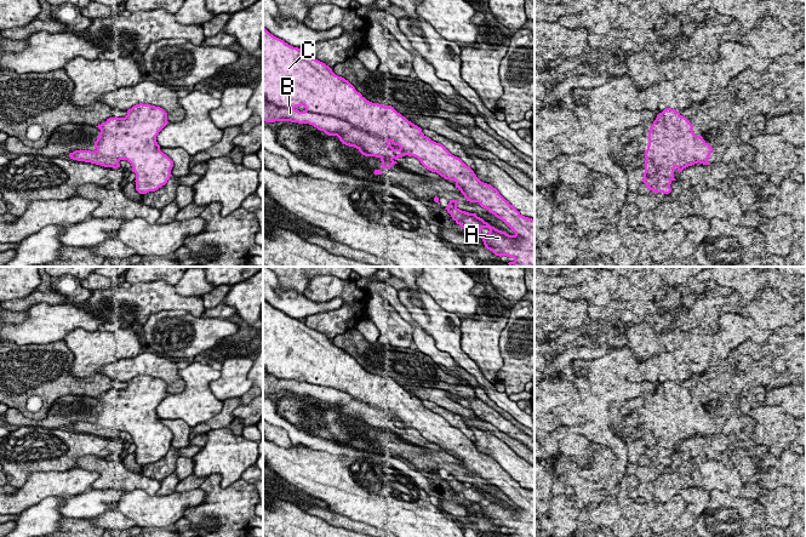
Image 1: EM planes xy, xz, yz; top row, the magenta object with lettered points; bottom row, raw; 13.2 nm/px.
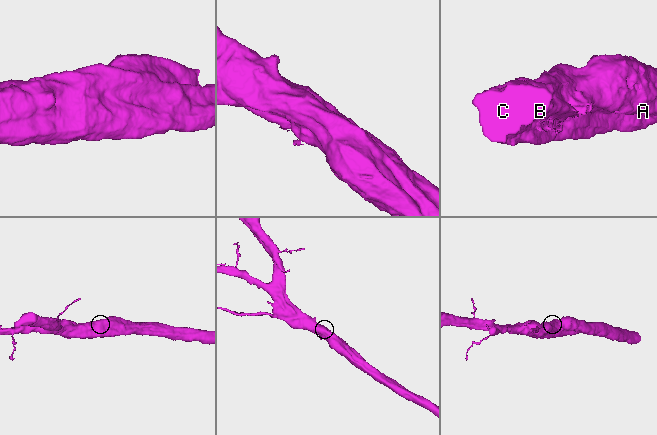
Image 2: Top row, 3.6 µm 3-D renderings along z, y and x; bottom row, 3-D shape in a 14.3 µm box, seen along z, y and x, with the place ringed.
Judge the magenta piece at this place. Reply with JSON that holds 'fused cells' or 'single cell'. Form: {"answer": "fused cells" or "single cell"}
{"answer": "fused cells"}

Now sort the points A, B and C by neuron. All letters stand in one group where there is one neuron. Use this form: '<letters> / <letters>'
A C / B

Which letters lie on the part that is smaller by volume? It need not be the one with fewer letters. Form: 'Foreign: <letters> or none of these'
Foreign: B

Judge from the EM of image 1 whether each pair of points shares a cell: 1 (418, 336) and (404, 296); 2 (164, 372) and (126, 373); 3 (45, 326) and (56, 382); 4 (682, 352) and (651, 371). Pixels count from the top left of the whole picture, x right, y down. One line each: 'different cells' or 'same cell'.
1: different cells
2: same cell
3: different cells
4: different cells

